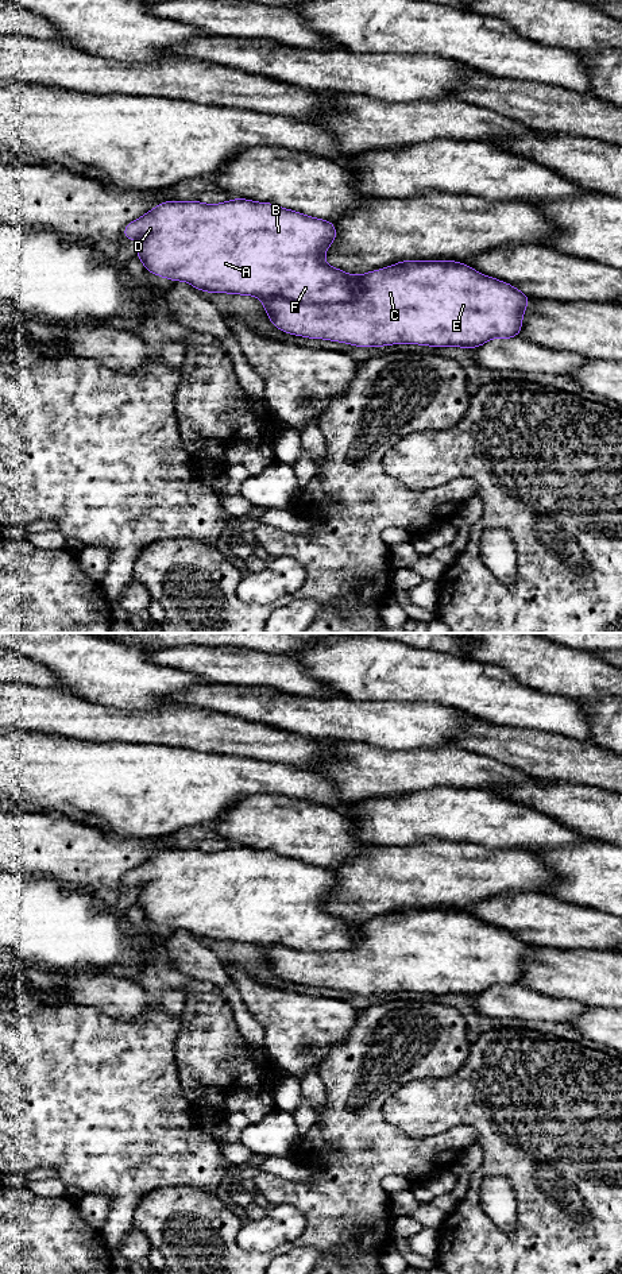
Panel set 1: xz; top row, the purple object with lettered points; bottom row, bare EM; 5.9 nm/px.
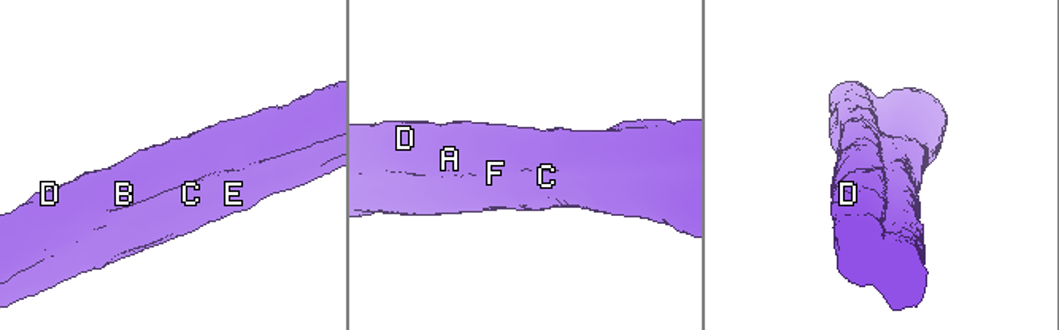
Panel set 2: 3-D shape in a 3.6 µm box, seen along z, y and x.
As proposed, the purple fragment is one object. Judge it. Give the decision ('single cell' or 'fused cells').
fused cells

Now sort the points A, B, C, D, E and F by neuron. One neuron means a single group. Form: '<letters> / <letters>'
A B D F / C E

